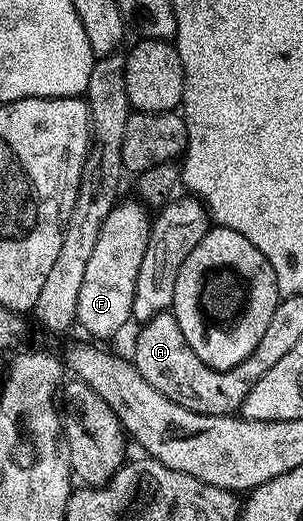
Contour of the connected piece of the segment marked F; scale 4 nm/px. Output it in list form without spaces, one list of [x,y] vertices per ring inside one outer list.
[[[118,200],[111,215],[103,219],[103,228],[91,250],[91,259],[87,259],[83,287],[79,287],[76,324],[82,325],[93,337],[109,337],[119,332],[125,324],[130,324],[133,316],[135,283],[139,267],[143,267],[143,251],[147,251],[151,224],[150,210],[137,201]]]

